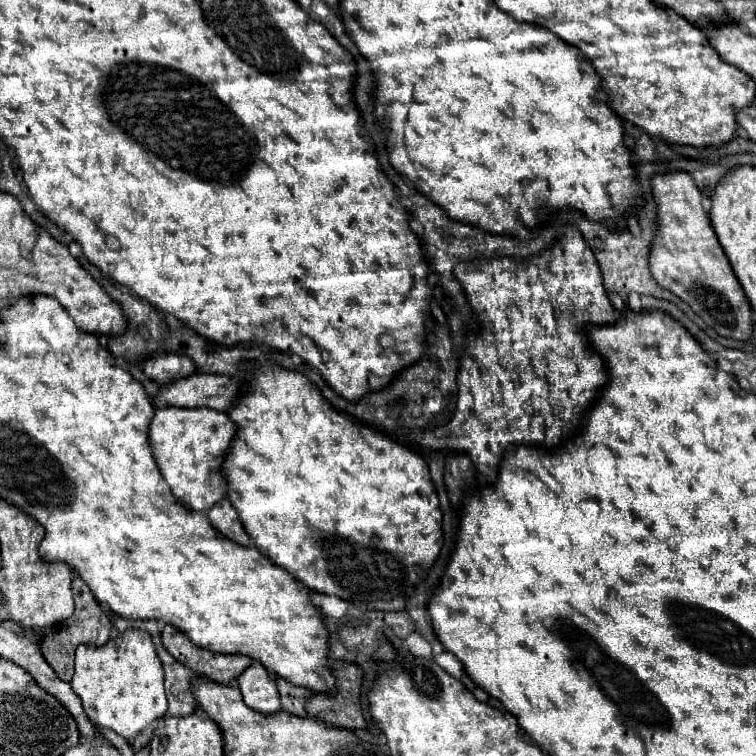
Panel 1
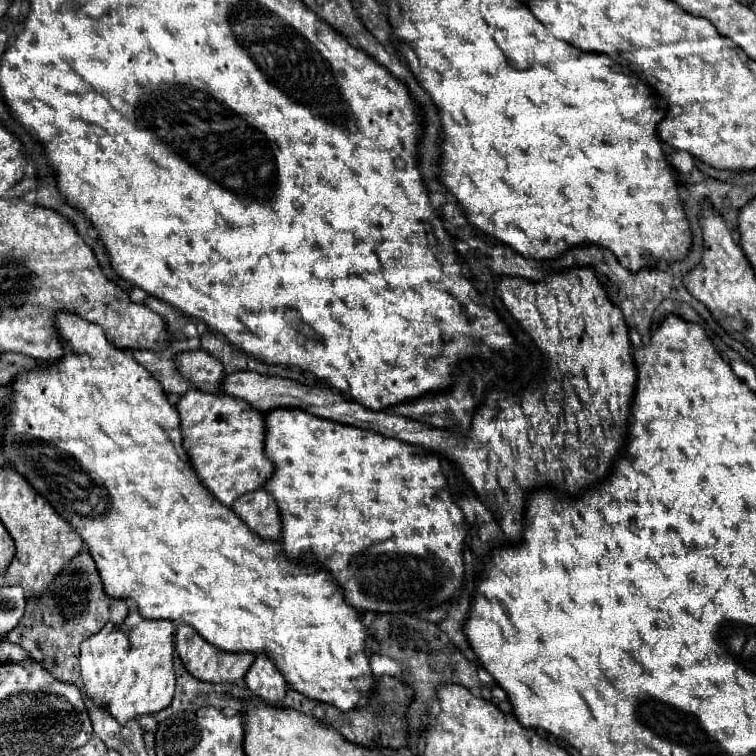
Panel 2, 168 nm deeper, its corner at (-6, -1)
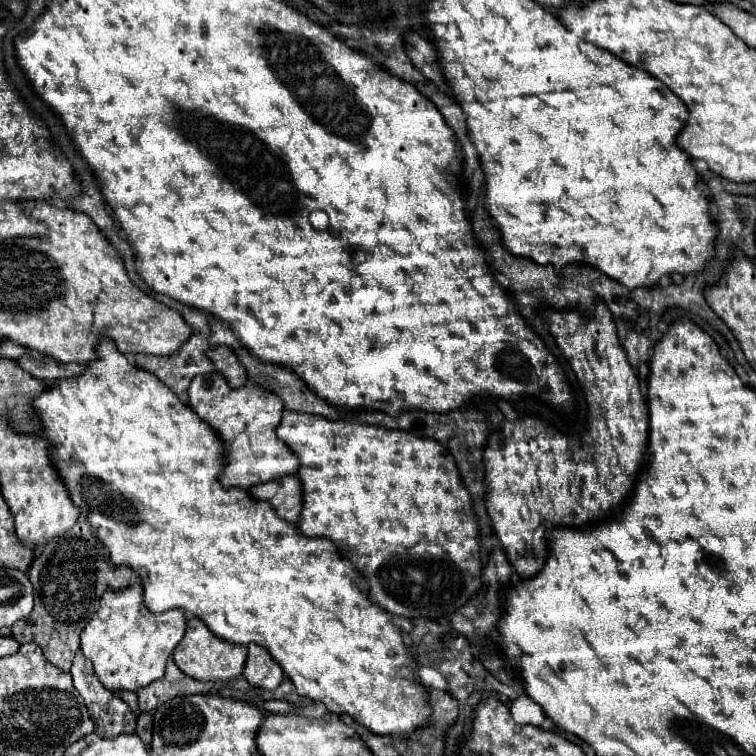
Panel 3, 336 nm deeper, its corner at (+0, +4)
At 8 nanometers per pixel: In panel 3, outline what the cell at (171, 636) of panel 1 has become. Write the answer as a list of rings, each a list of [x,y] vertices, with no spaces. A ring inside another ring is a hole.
[[[191,617],[187,621],[187,633],[183,641],[173,651],[175,665],[189,677],[199,681],[229,681],[243,673],[243,665],[247,659],[247,647],[233,645],[229,641],[223,641],[221,637],[213,635],[207,625],[201,625],[201,619]]]

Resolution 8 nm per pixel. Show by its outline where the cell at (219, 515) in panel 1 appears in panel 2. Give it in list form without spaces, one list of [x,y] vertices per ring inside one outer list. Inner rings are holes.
[[[265,490],[239,496],[231,510],[263,540],[279,540],[279,514],[273,498]]]

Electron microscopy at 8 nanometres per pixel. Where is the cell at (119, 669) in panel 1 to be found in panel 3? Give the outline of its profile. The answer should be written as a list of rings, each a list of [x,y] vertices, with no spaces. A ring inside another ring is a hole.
[[[137,579],[125,589],[107,589],[99,611],[81,635],[81,651],[93,661],[99,681],[113,691],[137,691],[165,675],[167,659],[185,635],[187,617],[181,609],[149,615],[143,607],[143,583]]]

